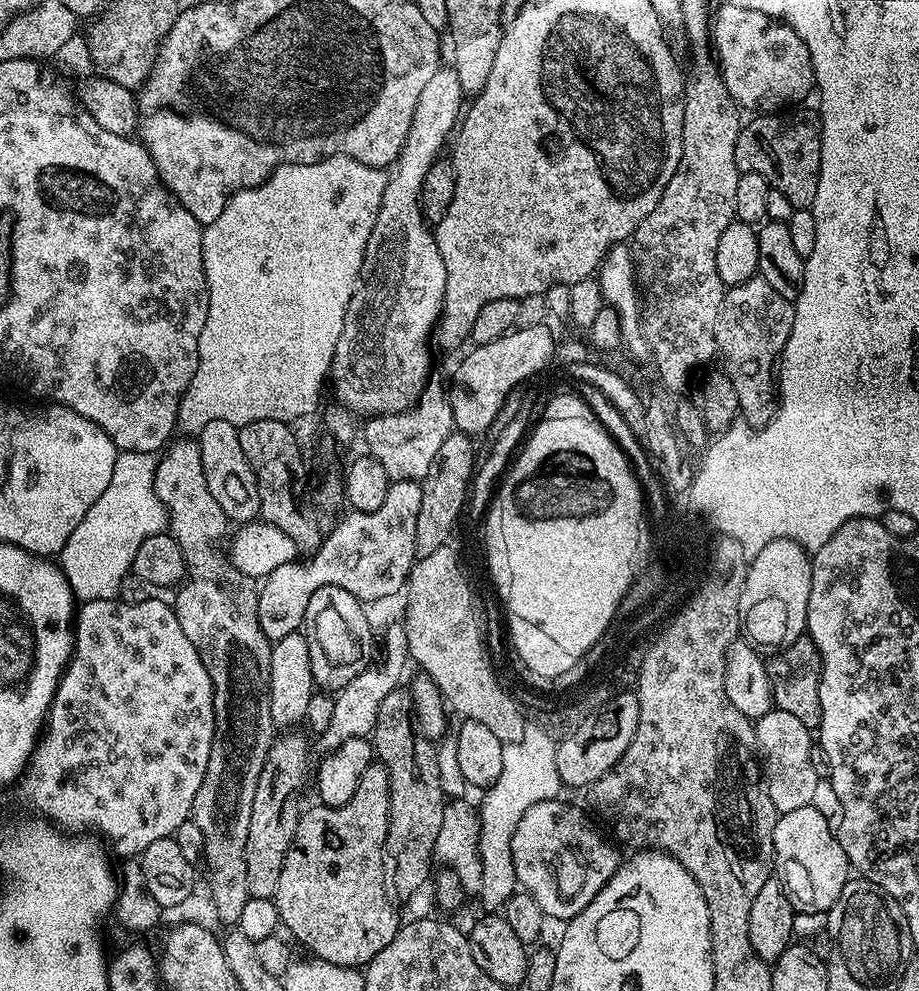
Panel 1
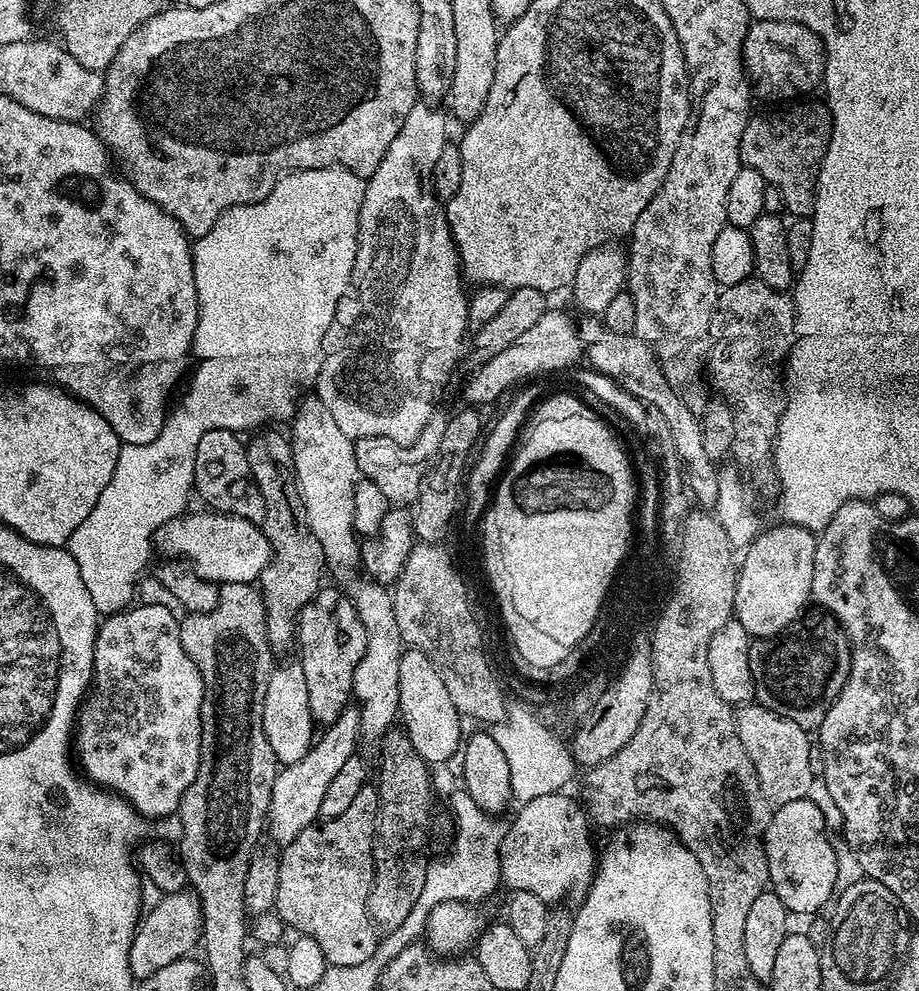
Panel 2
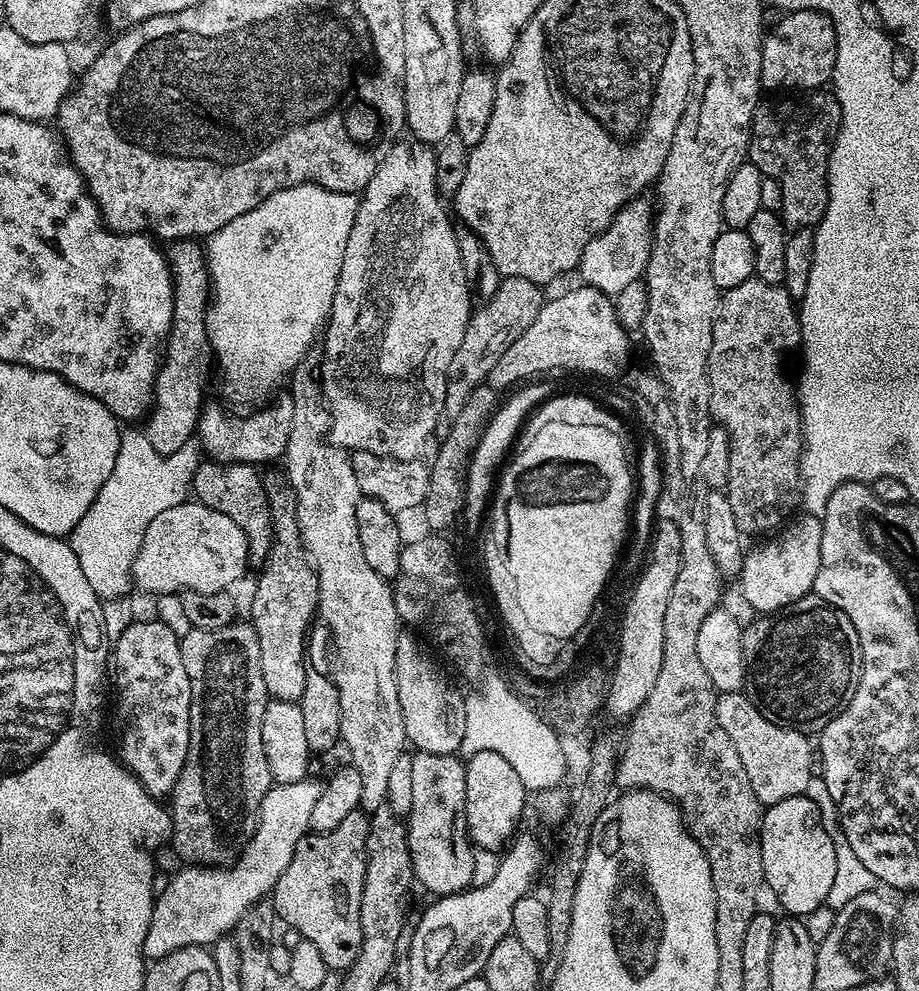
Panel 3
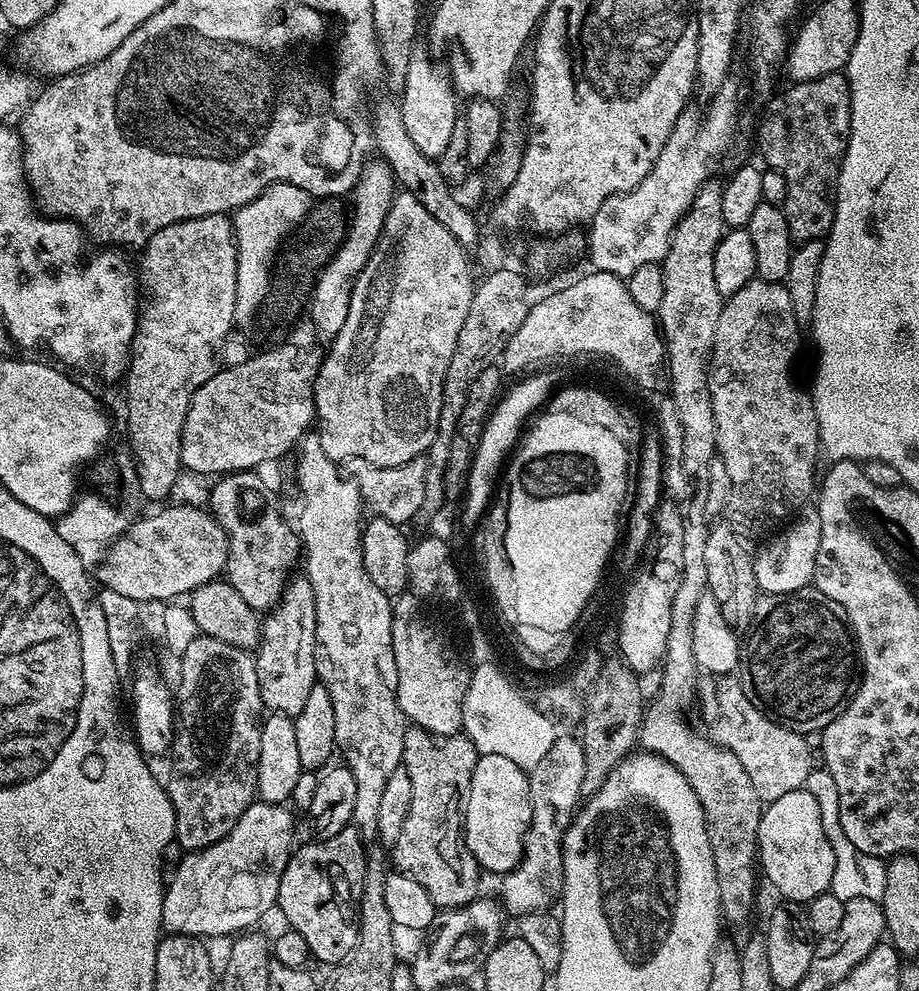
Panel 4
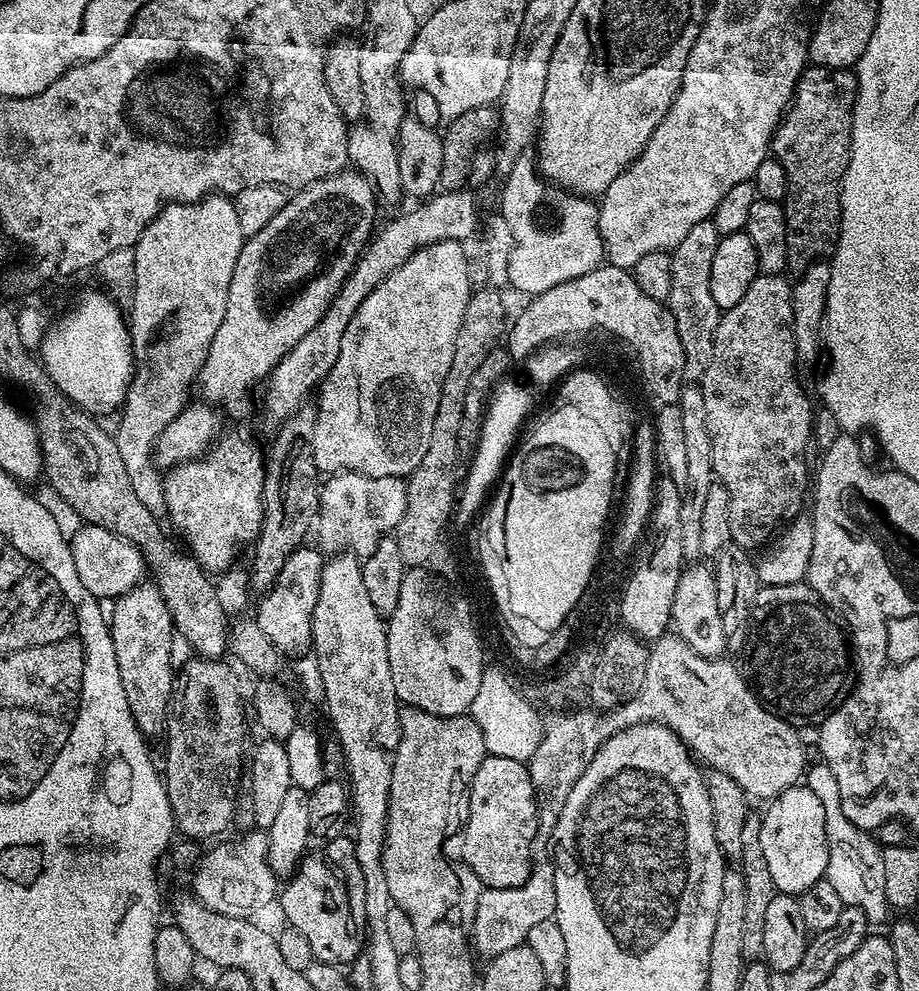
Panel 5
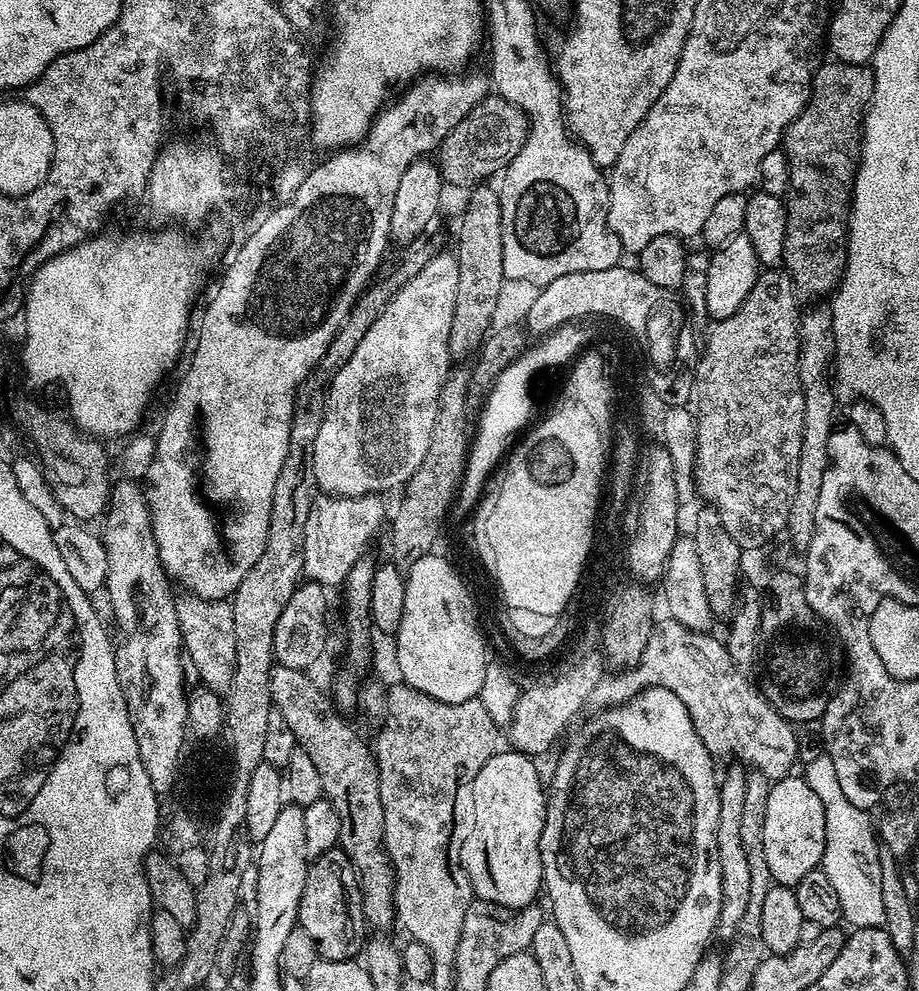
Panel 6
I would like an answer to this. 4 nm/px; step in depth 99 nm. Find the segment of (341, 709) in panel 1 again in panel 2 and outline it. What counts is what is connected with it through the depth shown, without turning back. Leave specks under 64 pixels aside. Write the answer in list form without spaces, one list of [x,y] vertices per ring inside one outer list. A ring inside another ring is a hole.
[[[349,706],[342,710],[342,714],[338,714],[338,722],[327,725],[321,732],[324,733],[315,737],[312,747],[301,760],[283,765],[274,778],[266,824],[270,832],[272,828],[272,836],[277,840],[277,845],[294,842],[294,838],[298,838],[298,834],[302,834],[306,826],[317,823],[322,798],[326,795],[330,782],[334,782],[338,770],[342,770],[342,765],[346,763],[346,758],[357,755],[356,743],[362,740],[359,707]]]

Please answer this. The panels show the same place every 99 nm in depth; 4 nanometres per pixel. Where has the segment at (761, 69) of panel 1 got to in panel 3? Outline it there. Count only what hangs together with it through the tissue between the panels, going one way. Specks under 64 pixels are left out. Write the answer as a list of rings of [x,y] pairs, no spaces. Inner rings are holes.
[[[802,10],[779,17],[776,25],[760,41],[762,50],[761,85],[784,90],[820,90],[831,81],[836,61],[836,31],[828,16]]]

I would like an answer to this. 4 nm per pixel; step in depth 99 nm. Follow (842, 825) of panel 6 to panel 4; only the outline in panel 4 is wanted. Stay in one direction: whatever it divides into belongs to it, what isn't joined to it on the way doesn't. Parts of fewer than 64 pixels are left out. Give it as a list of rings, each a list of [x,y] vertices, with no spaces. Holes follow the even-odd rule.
[[[823,766],[813,767],[809,771],[804,787],[810,794],[814,794],[814,799],[818,801],[818,810],[822,810],[822,830],[826,830],[826,838],[834,850],[834,878],[830,891],[839,900],[845,902],[854,898],[870,898],[880,901],[886,885],[885,861],[878,856],[862,854],[854,846],[854,842],[850,842],[850,838],[846,838],[846,830],[842,830],[840,821],[838,786],[834,782],[834,778],[830,778],[828,769]]]

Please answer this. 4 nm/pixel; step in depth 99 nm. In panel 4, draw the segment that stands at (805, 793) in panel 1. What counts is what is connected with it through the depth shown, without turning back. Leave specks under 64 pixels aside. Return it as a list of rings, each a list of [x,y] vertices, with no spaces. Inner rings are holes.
[[[731,675],[708,676],[701,679],[698,684],[698,708],[699,704],[700,716],[704,719],[702,728],[708,739],[719,748],[730,750],[730,754],[734,754],[734,758],[738,758],[738,762],[742,762],[742,770],[746,770],[746,774],[750,774],[750,782],[754,782],[754,790],[760,795],[761,801],[777,800],[782,798],[782,794],[790,794],[790,790],[804,787],[810,771],[808,744],[804,741],[807,739],[801,733],[791,732],[766,714],[759,712],[754,706],[754,702],[750,702],[750,698],[746,698],[739,679],[733,678]]]

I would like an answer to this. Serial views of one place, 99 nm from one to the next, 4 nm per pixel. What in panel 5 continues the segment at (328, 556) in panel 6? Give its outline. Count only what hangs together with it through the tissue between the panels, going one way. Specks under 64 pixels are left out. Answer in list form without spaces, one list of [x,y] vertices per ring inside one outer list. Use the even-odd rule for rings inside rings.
[[[334,472],[323,481],[320,490],[320,515],[314,525],[314,540],[321,553],[348,553],[357,558],[374,554],[374,546],[389,534],[395,533],[398,522],[402,522],[402,514],[406,514],[408,501],[408,482],[403,476],[387,476],[374,478],[361,472]]]

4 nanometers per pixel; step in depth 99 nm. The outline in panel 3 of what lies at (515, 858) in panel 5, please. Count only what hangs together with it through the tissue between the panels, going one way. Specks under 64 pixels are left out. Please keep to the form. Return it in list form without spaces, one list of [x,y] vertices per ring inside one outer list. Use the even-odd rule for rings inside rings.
[[[494,750],[471,753],[464,765],[464,777],[468,835],[477,849],[499,853],[521,827],[520,815],[524,812],[524,796],[526,797],[522,778],[518,778],[514,766],[510,766],[502,754],[494,754]]]

